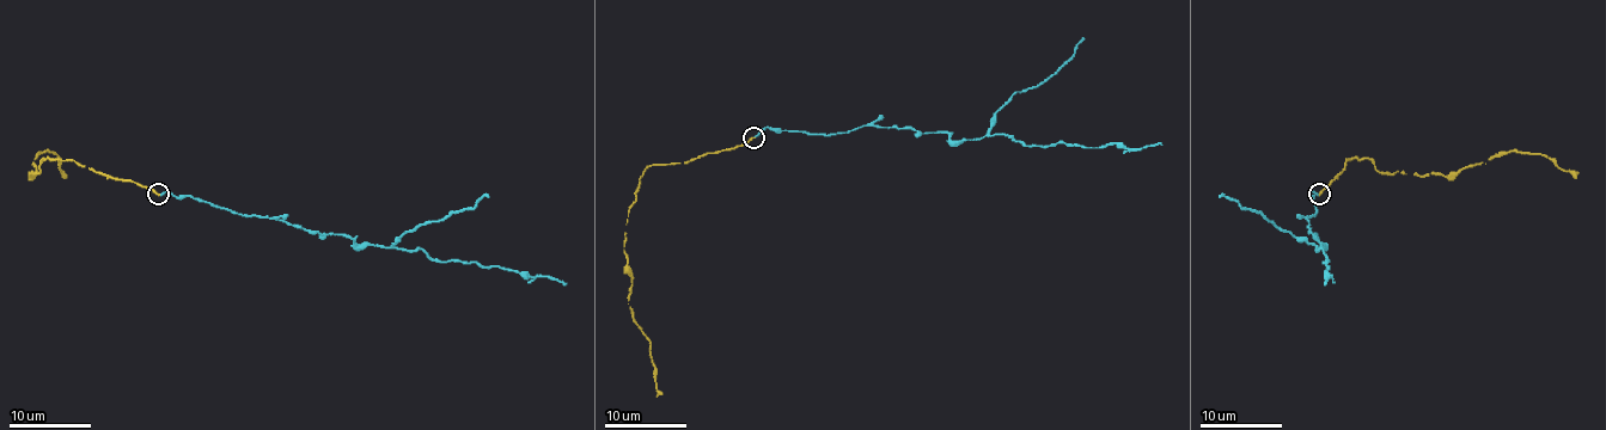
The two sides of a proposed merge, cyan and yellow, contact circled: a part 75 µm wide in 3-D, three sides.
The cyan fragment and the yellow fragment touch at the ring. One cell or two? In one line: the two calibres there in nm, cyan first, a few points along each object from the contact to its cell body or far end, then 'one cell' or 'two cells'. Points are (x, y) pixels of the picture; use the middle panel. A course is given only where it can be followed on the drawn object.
160/150 nm | cyan via (753, 136), (767, 128), (831, 134), (872, 126), (946, 131), (954, 142), (1007, 134), (1030, 146), (1162, 143) | yellow via (753, 137), (684, 163), (652, 165), (640, 178), (623, 244), (631, 278), (628, 303), (649, 342), (663, 394) | one cell

